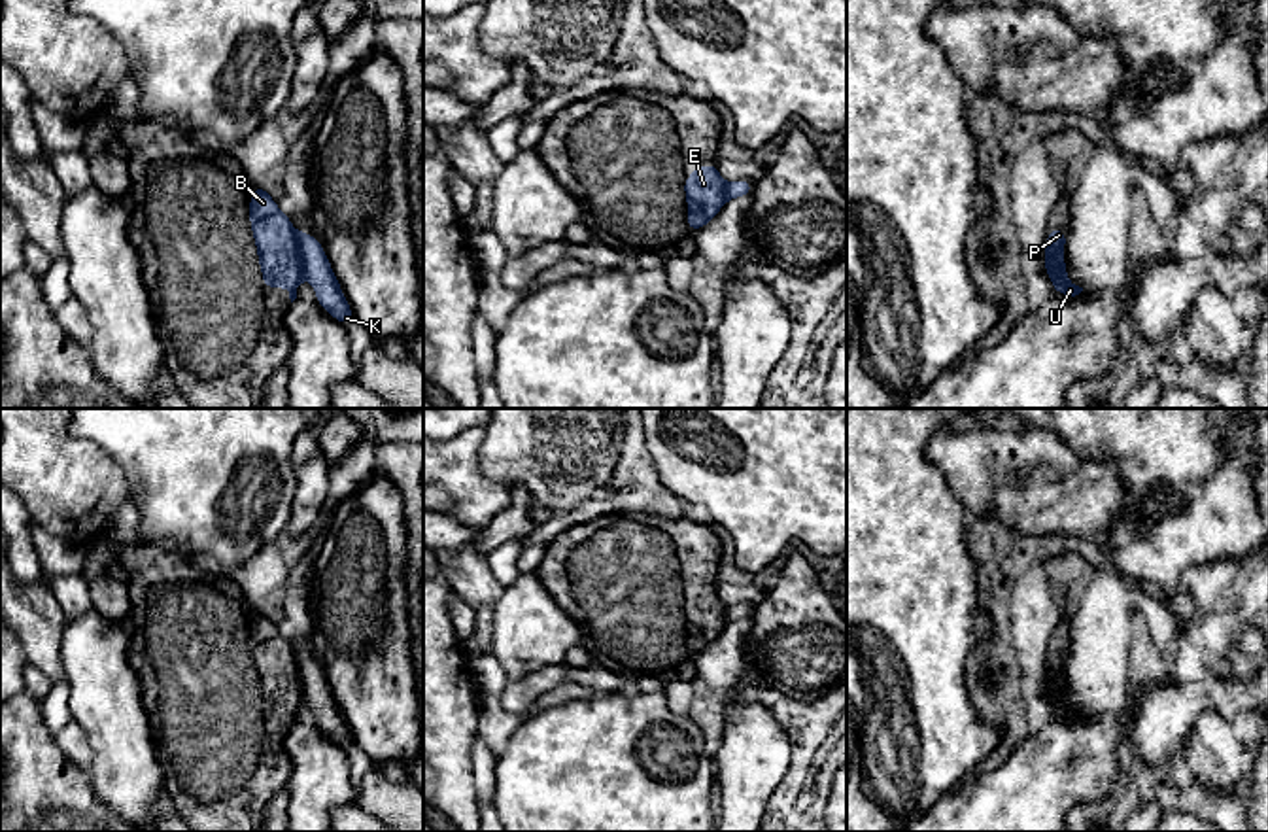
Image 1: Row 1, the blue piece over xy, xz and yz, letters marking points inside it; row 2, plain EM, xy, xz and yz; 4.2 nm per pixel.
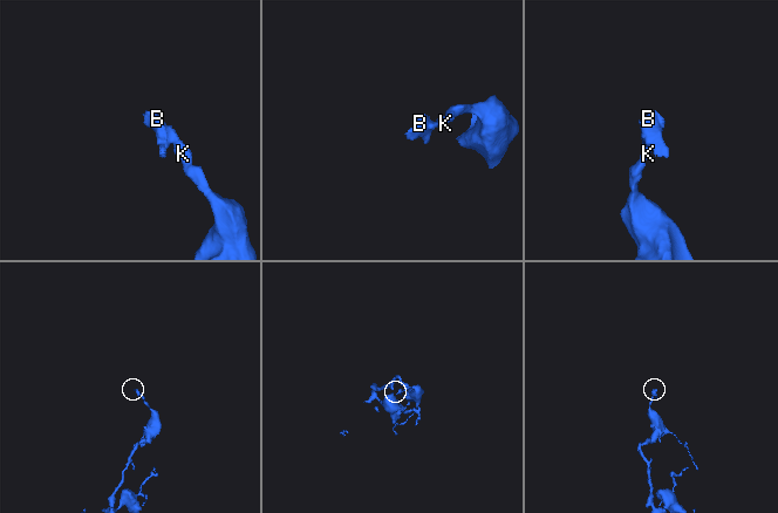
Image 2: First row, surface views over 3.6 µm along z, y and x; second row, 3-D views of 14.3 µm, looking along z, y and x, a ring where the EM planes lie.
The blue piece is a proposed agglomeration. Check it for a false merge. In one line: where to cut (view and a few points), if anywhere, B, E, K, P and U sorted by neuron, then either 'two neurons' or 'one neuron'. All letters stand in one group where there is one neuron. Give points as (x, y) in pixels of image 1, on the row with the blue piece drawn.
cut in xy along (297, 241), (303, 273); B E U / K P; two neurons

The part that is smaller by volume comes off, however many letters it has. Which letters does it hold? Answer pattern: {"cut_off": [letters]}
{"cut_off": ["B", "E", "U"]}

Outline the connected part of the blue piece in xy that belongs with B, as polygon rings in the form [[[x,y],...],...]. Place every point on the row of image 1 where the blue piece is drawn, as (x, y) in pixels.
[[[253,185],[249,199],[251,234],[263,272],[263,289],[287,287],[291,303],[302,280],[302,251],[293,221],[278,208],[265,187]]]

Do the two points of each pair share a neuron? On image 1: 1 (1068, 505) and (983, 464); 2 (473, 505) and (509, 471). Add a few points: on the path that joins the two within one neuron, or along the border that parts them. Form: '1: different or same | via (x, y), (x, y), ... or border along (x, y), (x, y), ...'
1: same | via (1047, 488), (1034, 483), (1017, 483), (1004, 473)
2: different | border along (482, 439), (479, 466), (509, 488)

